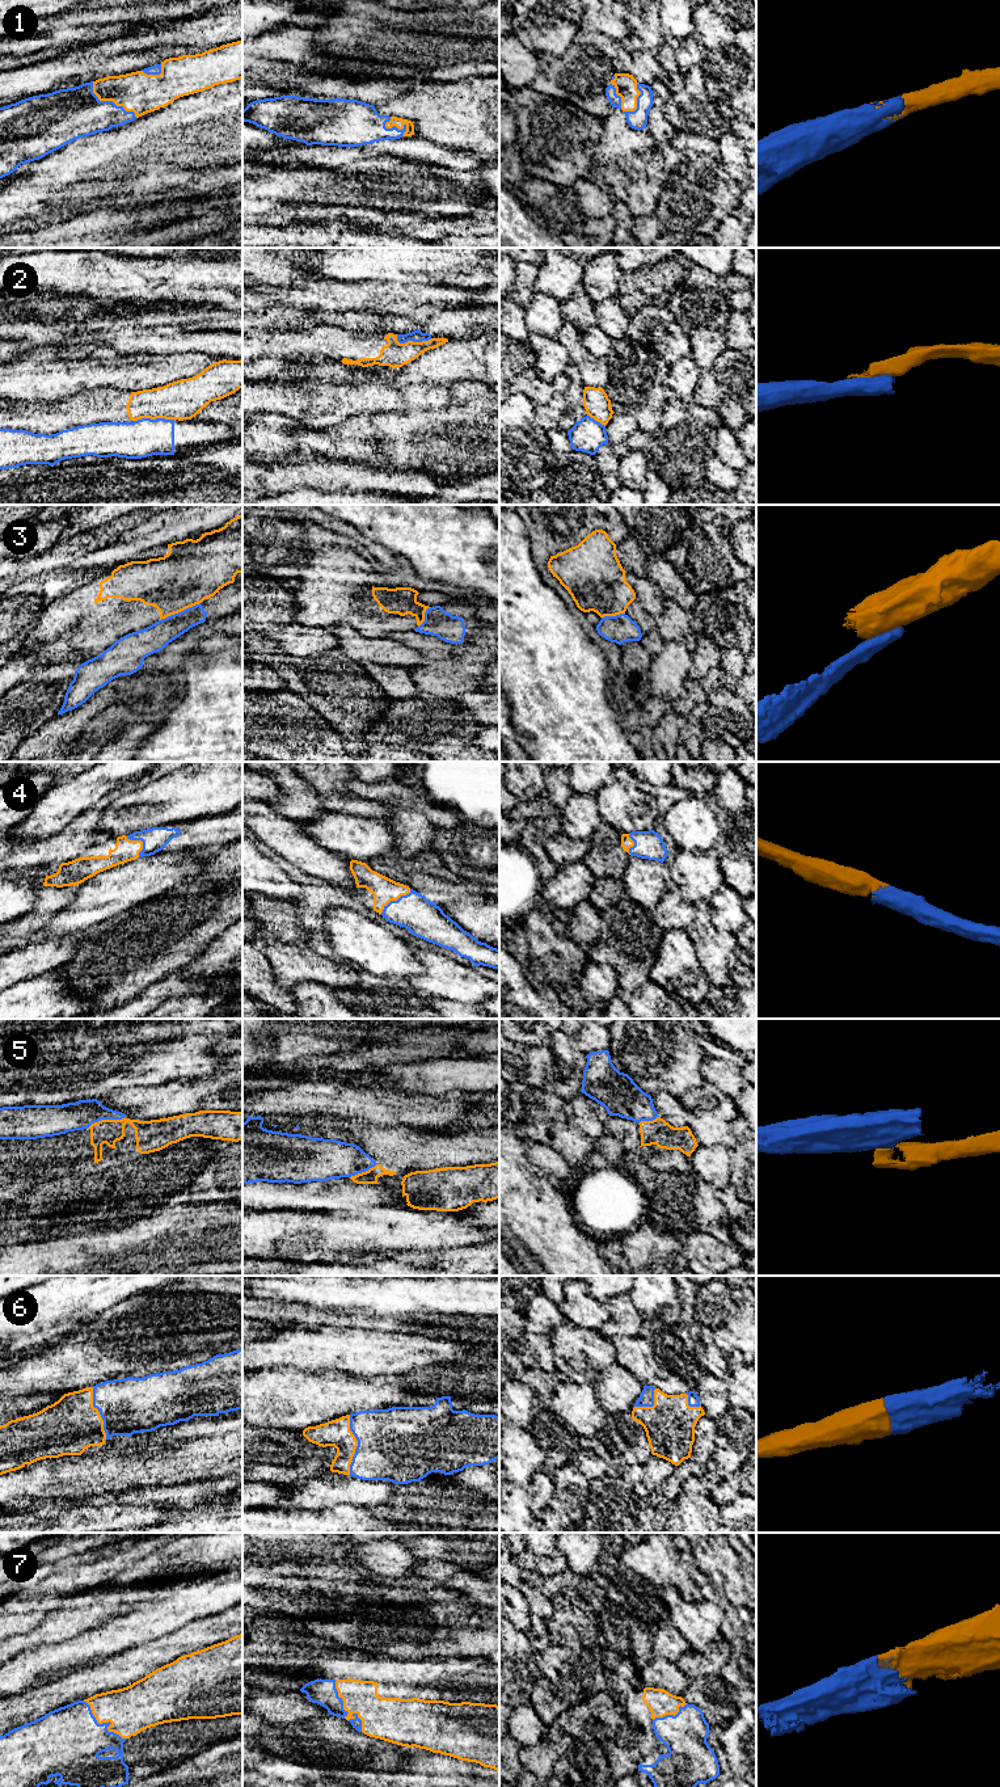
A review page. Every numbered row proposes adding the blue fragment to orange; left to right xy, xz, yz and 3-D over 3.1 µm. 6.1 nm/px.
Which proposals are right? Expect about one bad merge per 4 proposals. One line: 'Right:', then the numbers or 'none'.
Right: 1, 4, 6, 7

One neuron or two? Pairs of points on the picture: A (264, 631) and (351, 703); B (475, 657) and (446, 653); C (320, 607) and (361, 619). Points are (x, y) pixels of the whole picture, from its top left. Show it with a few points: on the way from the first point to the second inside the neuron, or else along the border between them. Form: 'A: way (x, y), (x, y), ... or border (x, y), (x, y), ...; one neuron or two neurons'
A: way (281, 654), (299, 673), (328, 681); one neuron
B: way (468, 654), (452, 654); one neuron
C: way (330, 611), (350, 611); one neuron

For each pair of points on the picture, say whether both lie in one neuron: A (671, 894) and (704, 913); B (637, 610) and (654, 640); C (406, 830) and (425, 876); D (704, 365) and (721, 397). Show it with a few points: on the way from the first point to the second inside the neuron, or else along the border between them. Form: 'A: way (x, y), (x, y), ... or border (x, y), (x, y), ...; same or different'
A: border (696, 907), (696, 915), (686, 928); different
B: way (641, 618), (650, 632); same
C: border (397, 851), (406, 854), (431, 852); different
D: border (726, 346), (716, 362), (708, 370), (701, 371); different

